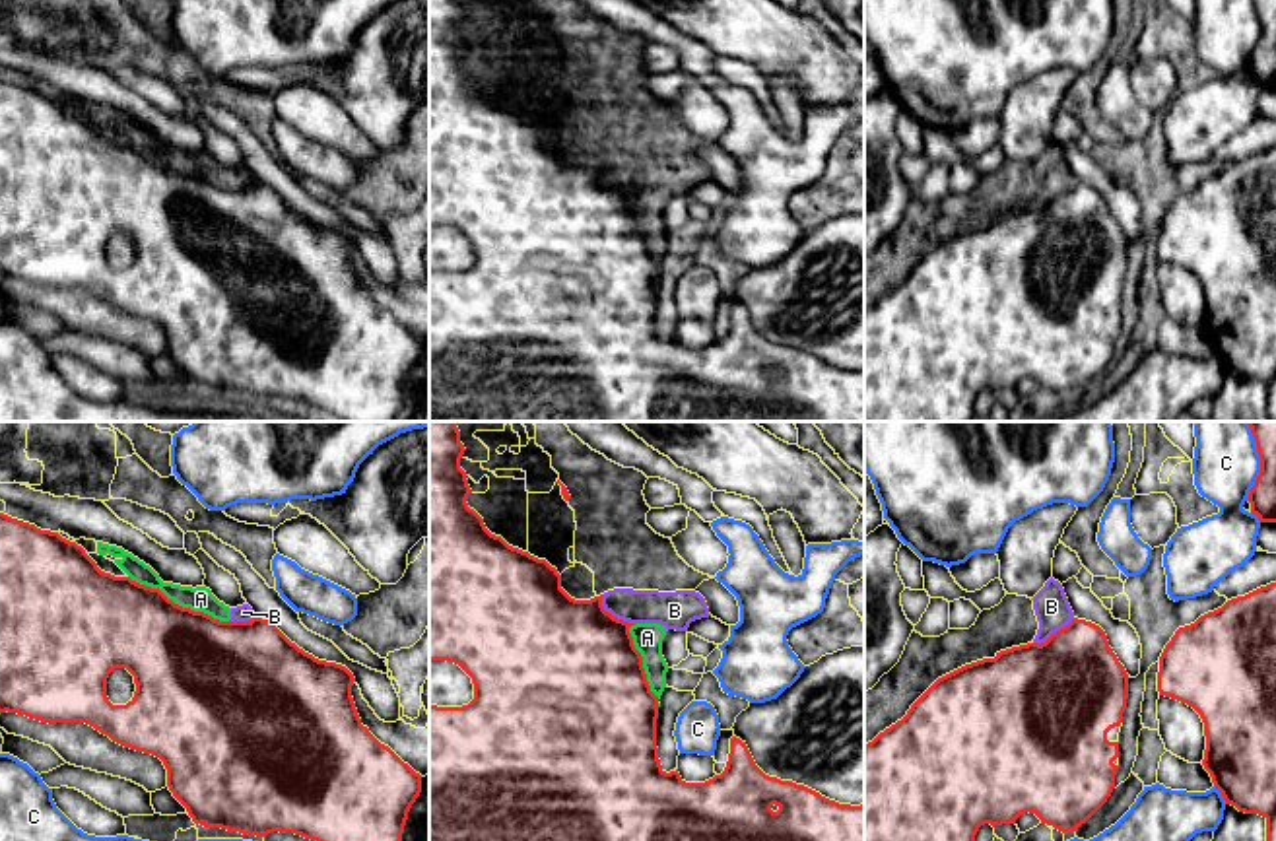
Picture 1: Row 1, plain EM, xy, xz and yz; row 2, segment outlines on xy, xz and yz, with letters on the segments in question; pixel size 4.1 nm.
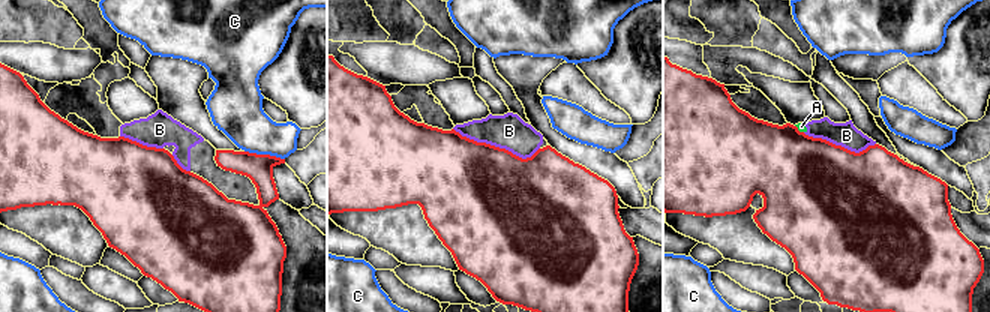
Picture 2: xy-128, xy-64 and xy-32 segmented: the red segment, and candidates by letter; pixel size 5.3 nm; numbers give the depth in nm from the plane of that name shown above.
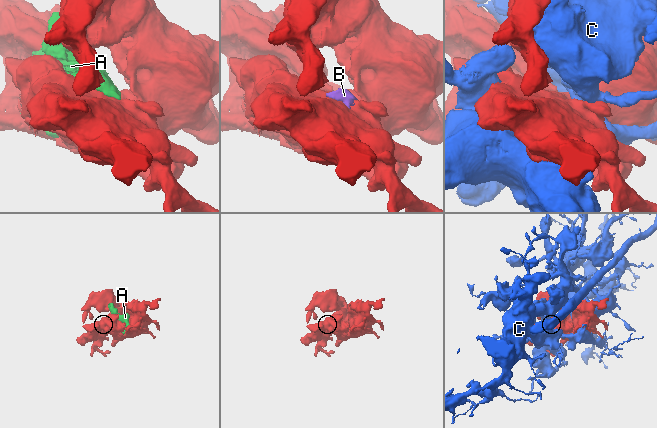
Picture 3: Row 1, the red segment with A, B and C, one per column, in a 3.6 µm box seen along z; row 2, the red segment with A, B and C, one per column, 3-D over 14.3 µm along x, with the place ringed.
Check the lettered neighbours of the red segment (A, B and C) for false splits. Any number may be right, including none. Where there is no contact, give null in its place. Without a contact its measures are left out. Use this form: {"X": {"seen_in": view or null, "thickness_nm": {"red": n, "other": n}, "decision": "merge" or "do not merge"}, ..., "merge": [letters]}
{"A": {"seen_in": "xy", "thickness_nm": {"red": 440, "other": 110}, "decision": "do not merge"}, "B": {"seen_in": "xz", "thickness_nm": {"red": 500, "other": 150}, "decision": "do not merge"}, "C": {"seen_in": "yz", "thickness_nm": {"red": 110, "other": 260}, "decision": "do not merge"}, "merge": []}

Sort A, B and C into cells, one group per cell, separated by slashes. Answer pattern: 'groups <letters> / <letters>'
groups A B / C

